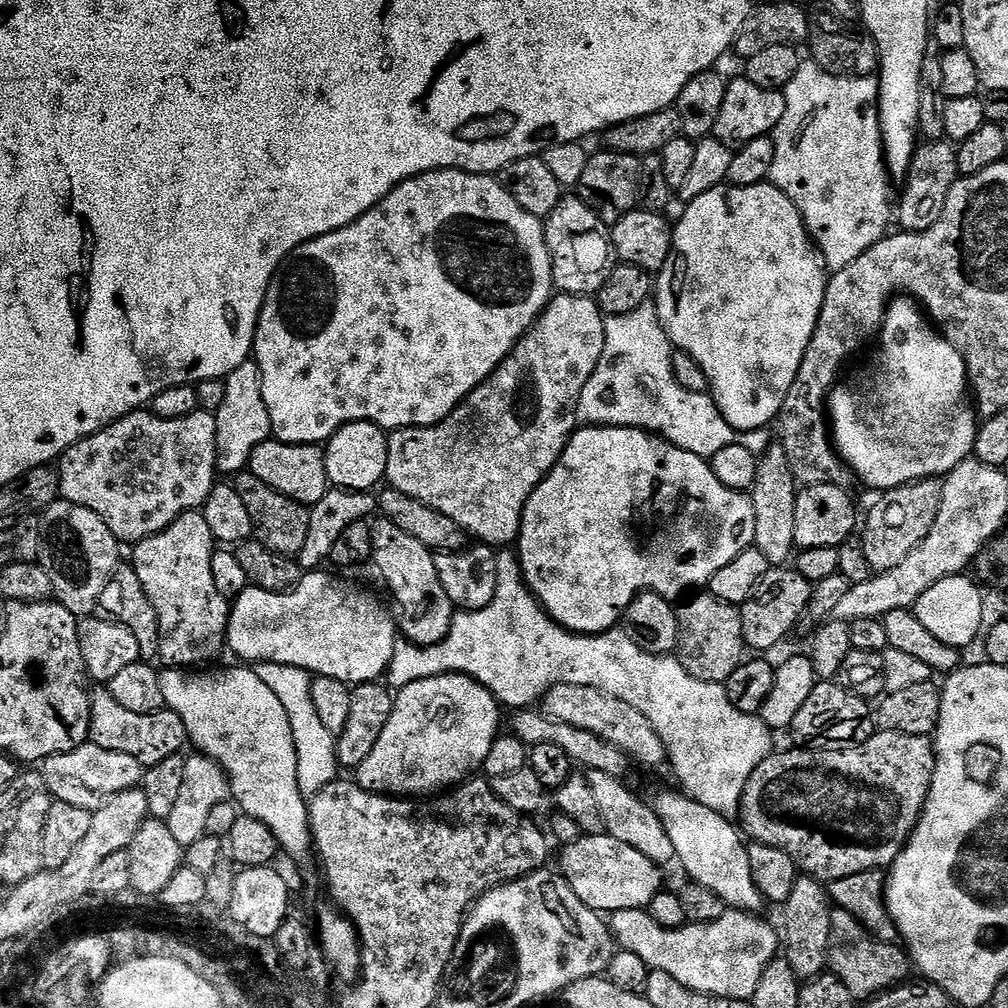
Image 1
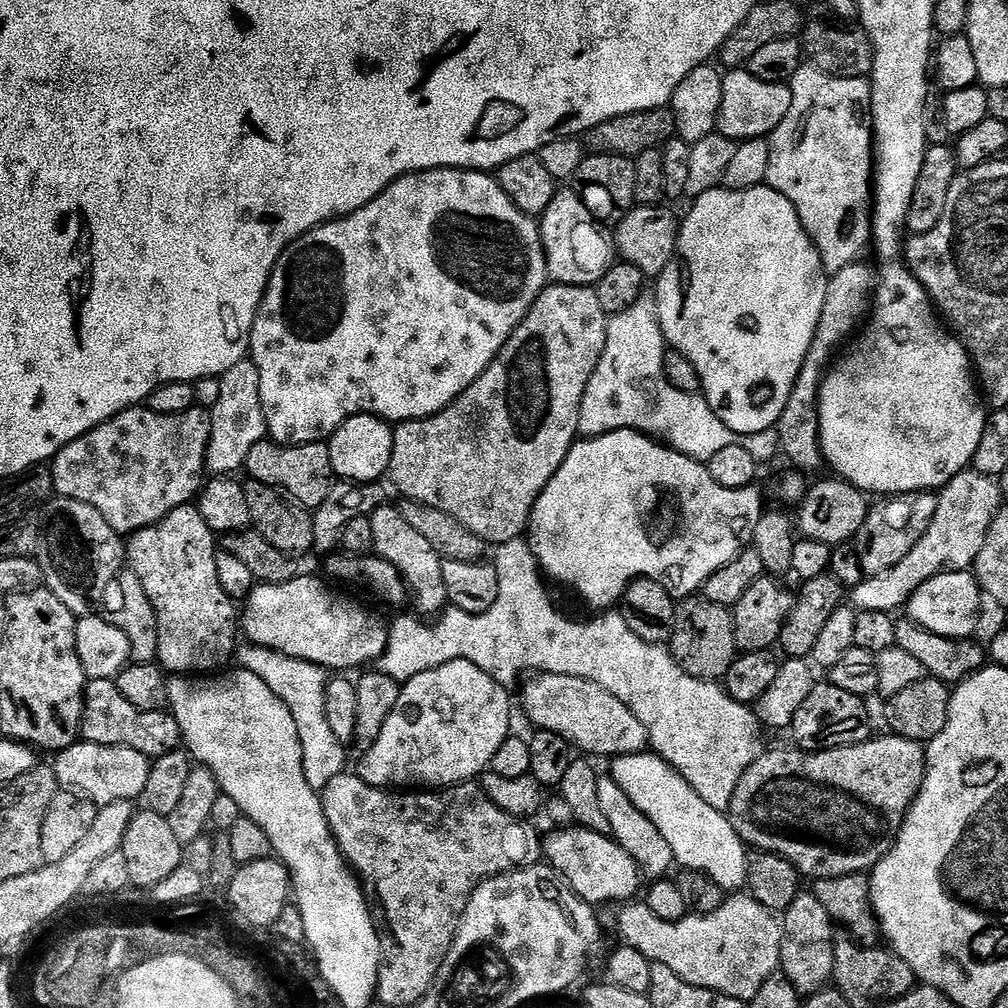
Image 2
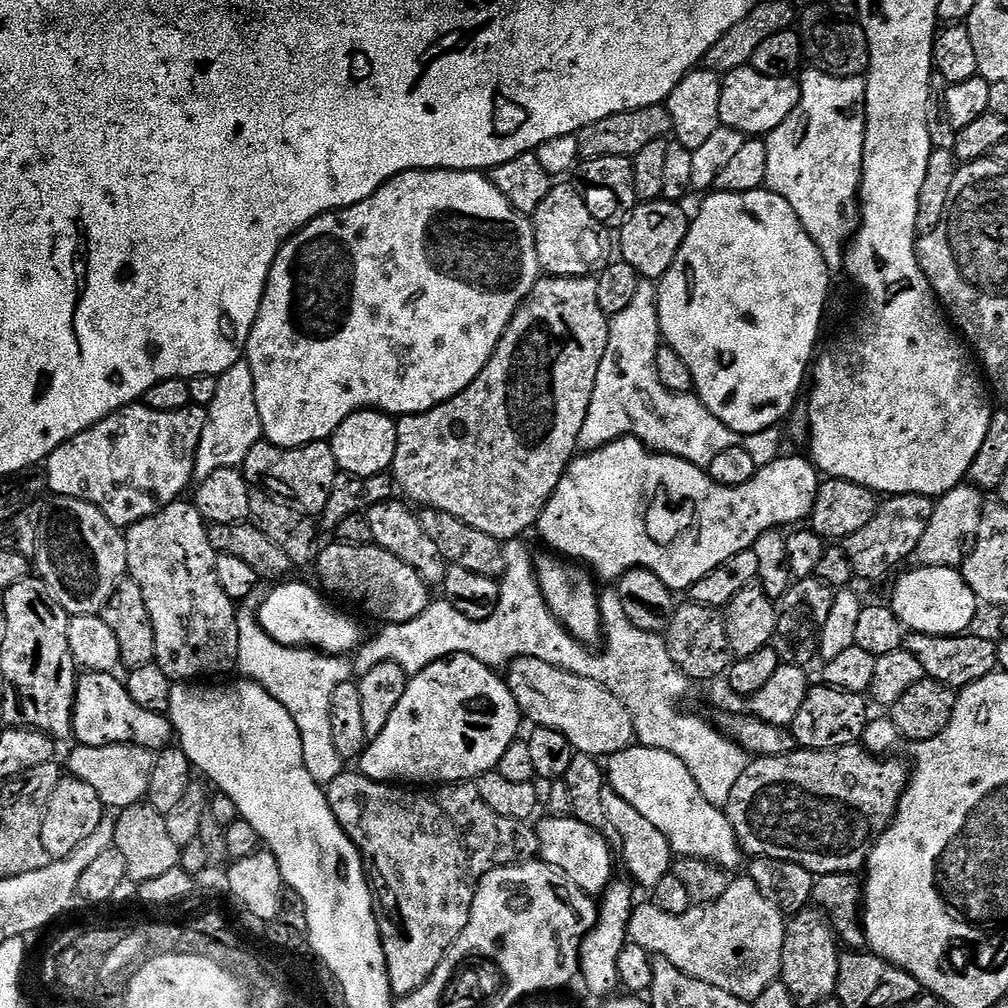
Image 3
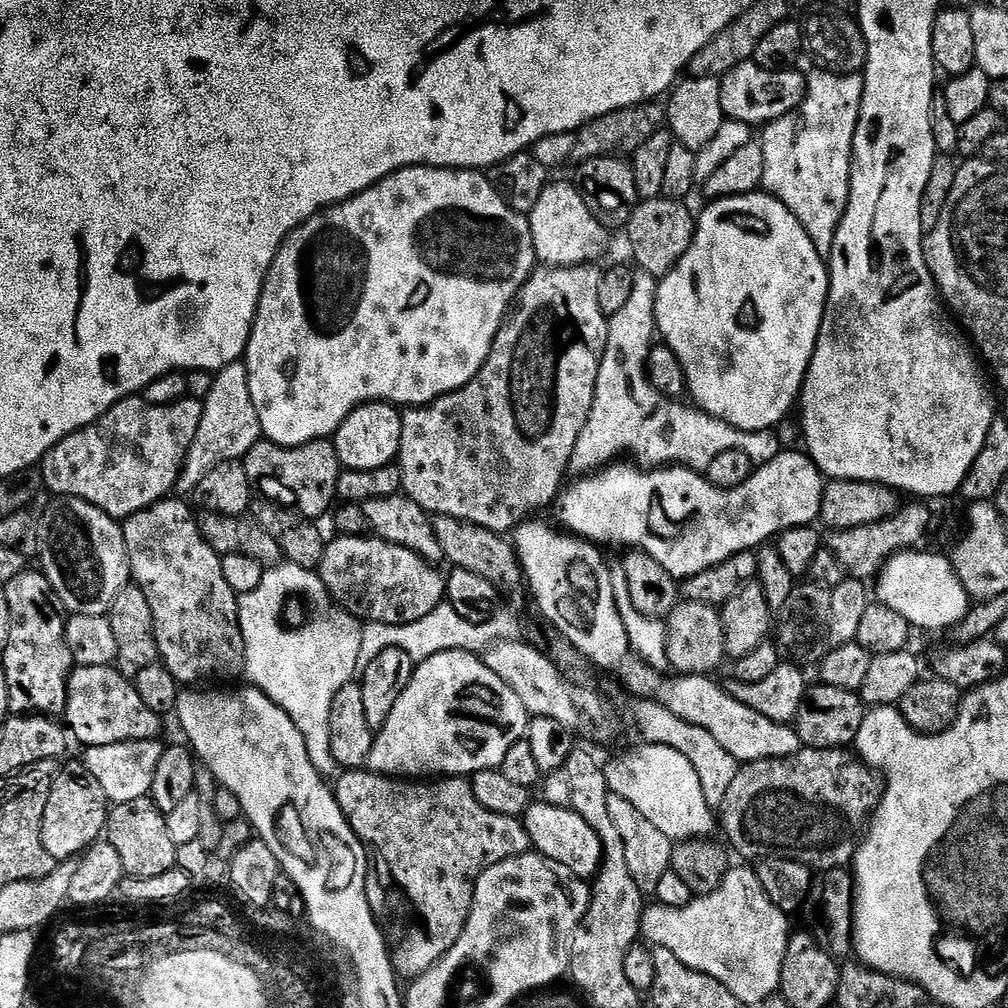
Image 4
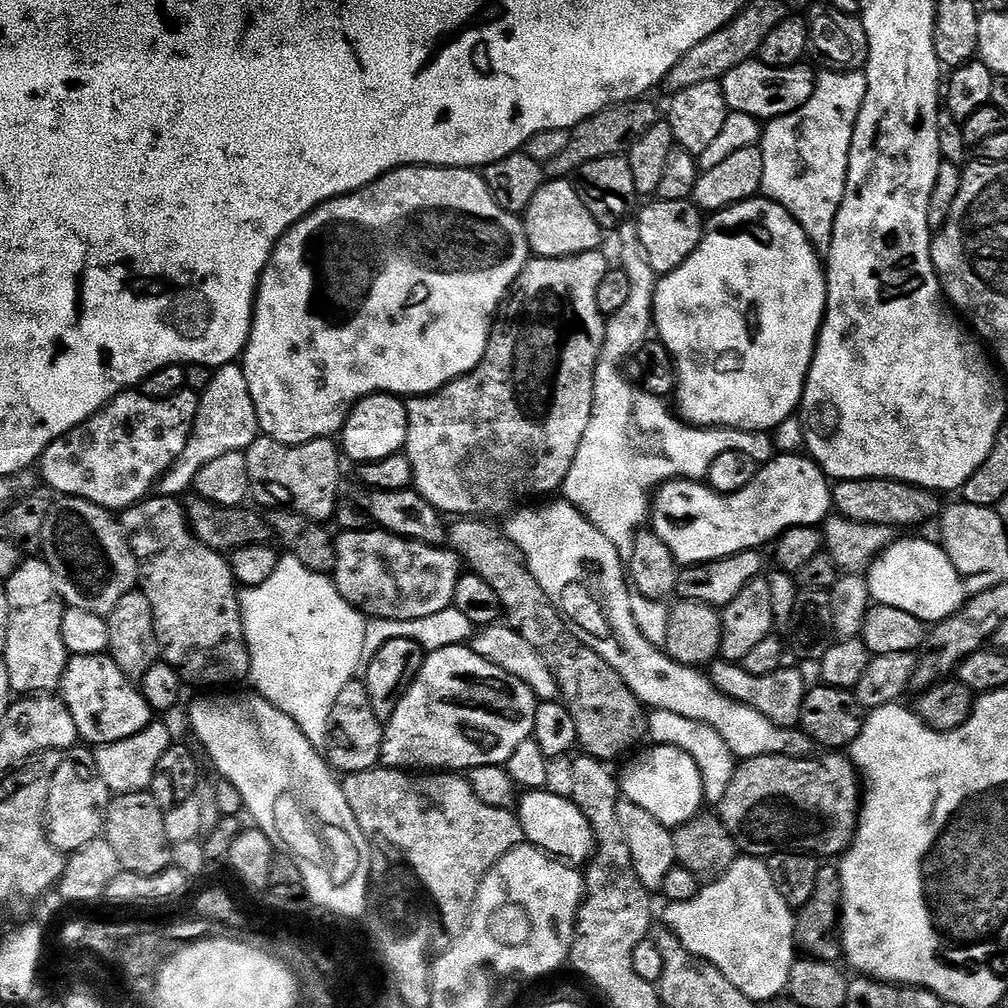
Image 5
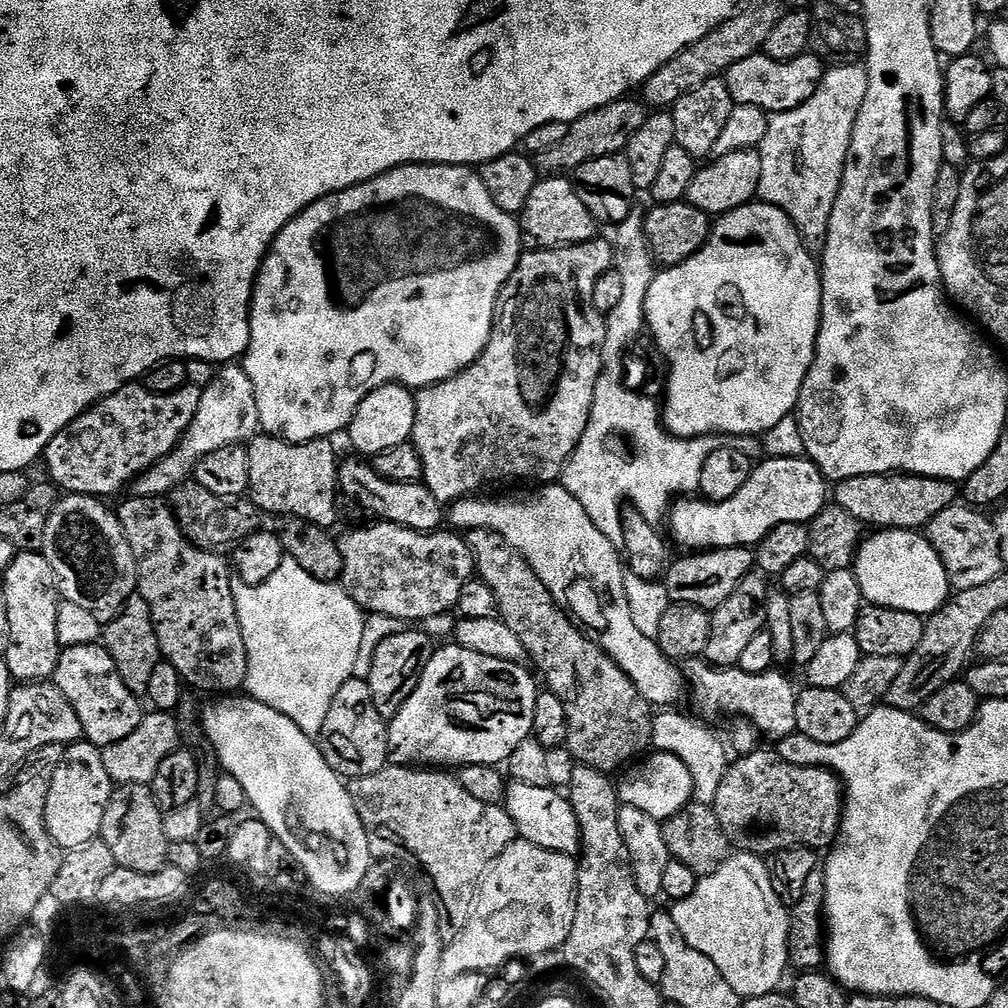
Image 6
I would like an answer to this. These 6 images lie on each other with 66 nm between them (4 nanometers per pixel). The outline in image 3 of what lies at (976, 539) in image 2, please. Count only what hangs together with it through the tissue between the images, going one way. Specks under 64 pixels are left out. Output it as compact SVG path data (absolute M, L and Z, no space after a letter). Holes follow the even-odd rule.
M967 482L939 497L935 501L936 509L930 518L930 526L926 526L926 534L922 534L922 539L918 541L915 563L921 568L959 569L976 541L985 503L985 493Z

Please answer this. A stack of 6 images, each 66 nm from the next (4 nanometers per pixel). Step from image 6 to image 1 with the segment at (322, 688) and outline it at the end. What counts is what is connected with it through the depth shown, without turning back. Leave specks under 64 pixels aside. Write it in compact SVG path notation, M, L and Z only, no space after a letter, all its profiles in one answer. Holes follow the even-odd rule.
M256 664L254 671L270 690L274 690L278 702L286 709L286 718L290 718L290 730L294 734L294 746L298 754L298 790L302 790L305 798L311 798L318 794L318 790L326 790L330 782L338 778L341 771L336 753L337 737L322 726L318 718L318 709L314 706L314 694L312 693L313 677L306 670L286 666L285 664Z

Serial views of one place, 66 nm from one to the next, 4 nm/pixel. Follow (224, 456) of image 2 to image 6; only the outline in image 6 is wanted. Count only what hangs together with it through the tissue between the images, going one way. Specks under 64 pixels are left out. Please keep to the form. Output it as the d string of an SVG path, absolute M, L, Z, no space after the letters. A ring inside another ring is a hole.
M224 366L219 369L218 375L208 386L202 389L200 401L198 402L198 414L194 414L194 422L182 434L178 446L166 454L166 458L159 460L152 468L140 473L134 481L134 492L138 496L158 496L167 497L178 487L179 484L185 484L195 473L198 462L206 458L206 454L214 454L214 450L222 450L222 446L234 446L235 444L244 444L251 441L252 437L261 431L260 415L258 414L258 402L254 394L254 386L250 378L245 374L243 367Z

